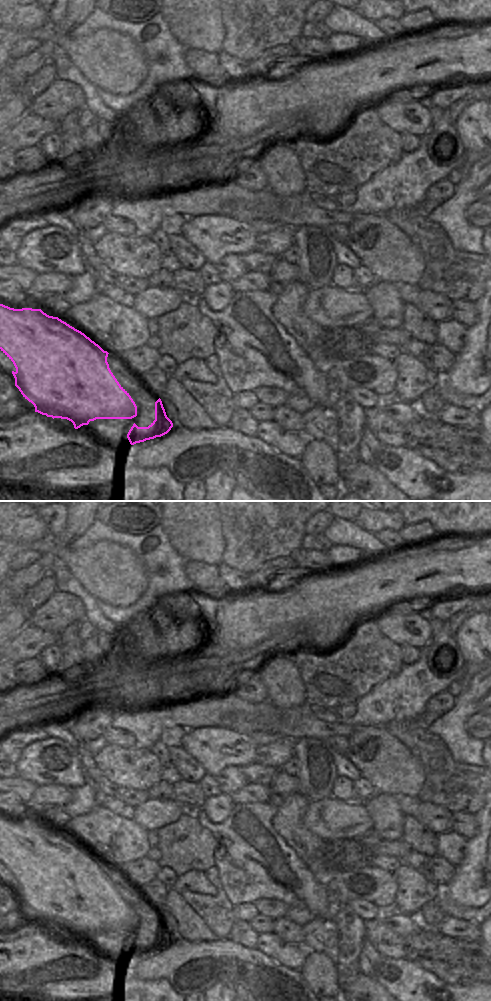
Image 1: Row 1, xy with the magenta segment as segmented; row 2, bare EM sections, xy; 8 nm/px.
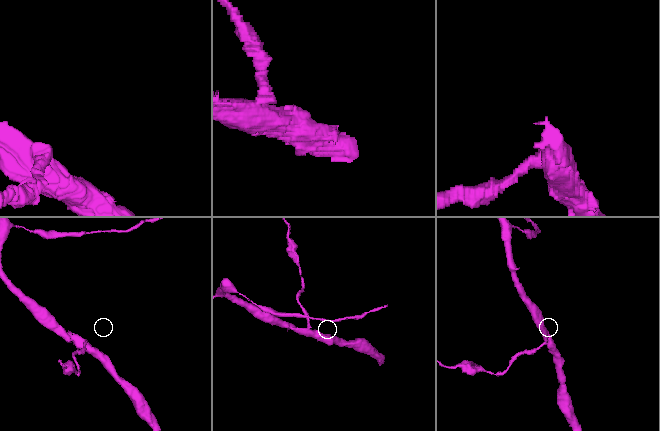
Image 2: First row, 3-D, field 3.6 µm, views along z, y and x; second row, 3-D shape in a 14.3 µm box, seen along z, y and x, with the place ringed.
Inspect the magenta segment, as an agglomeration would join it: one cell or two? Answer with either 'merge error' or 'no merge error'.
merge error

